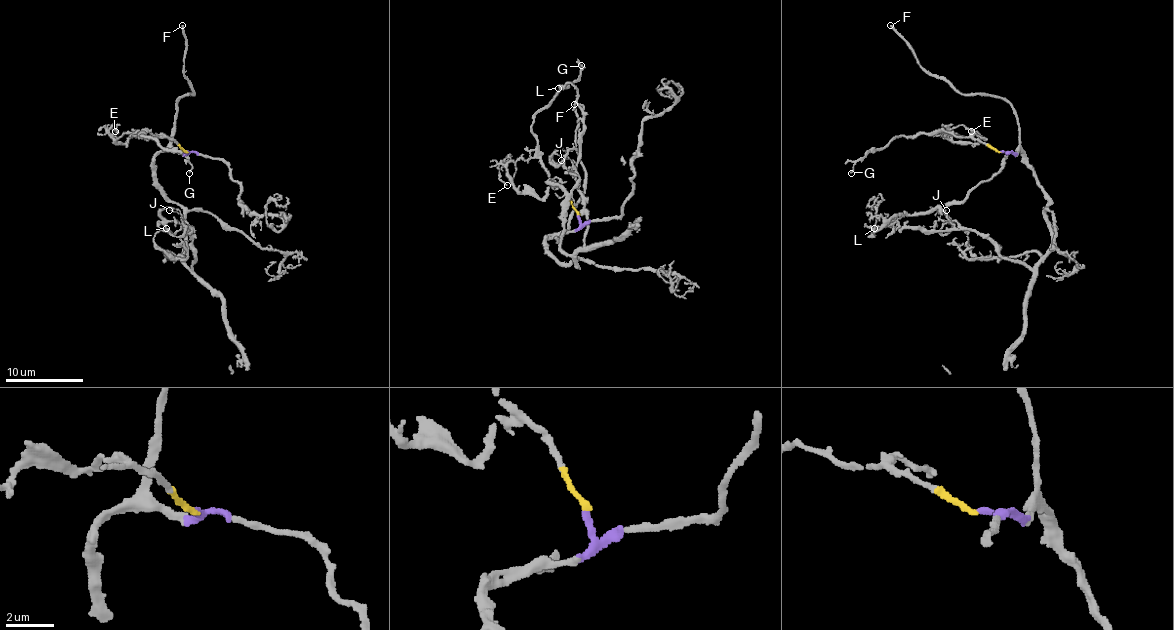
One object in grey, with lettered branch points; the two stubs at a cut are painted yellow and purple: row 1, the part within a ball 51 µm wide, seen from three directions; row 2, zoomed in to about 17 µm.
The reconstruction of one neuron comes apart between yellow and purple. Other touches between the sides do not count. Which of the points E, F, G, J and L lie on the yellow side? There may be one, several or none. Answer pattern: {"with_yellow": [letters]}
{"with_yellow": ["E", "G"]}

